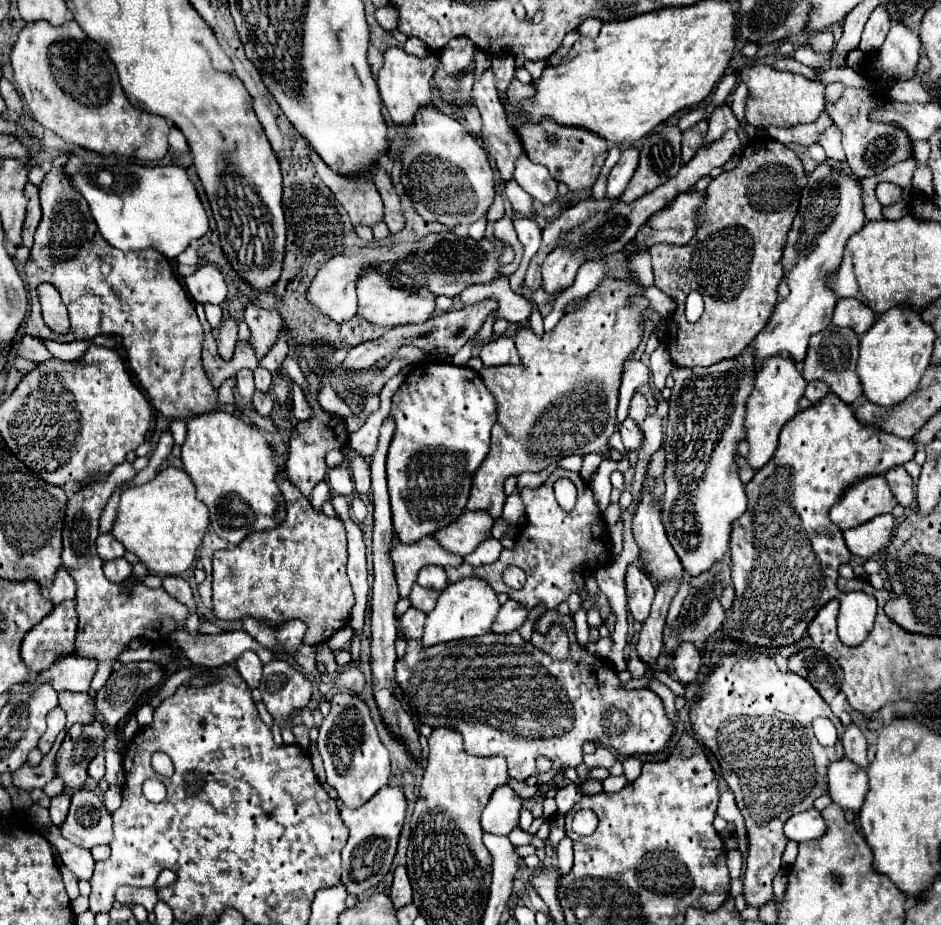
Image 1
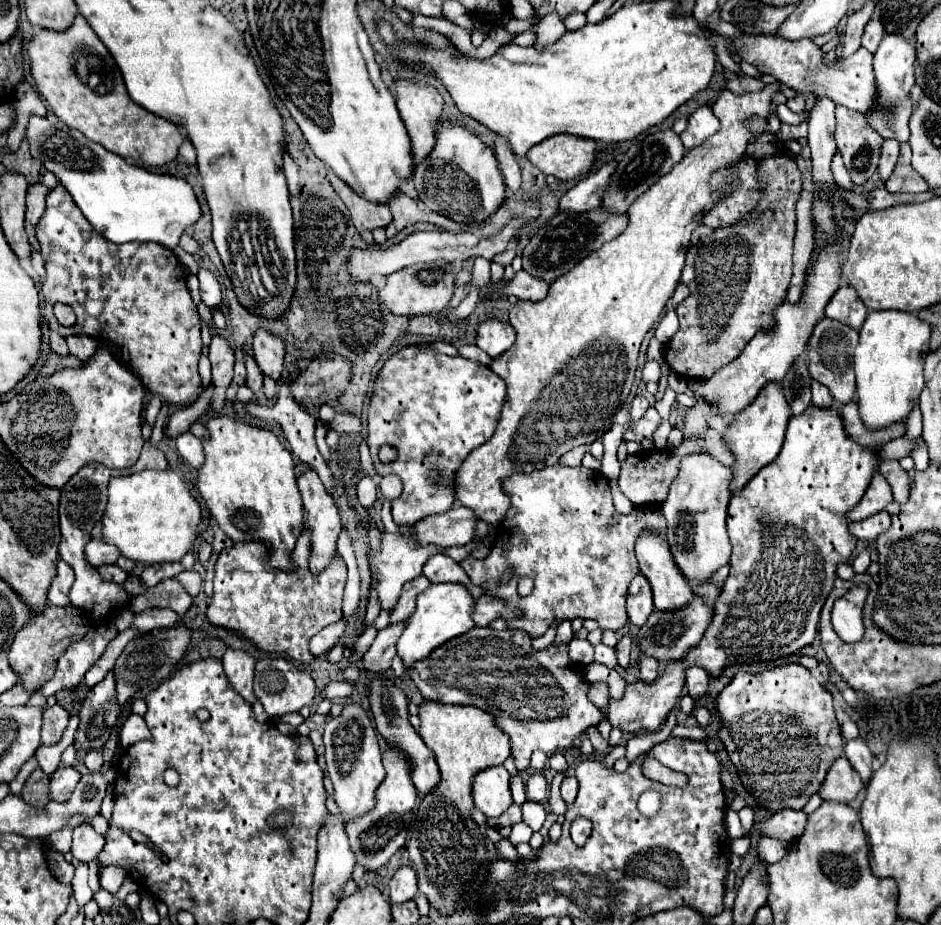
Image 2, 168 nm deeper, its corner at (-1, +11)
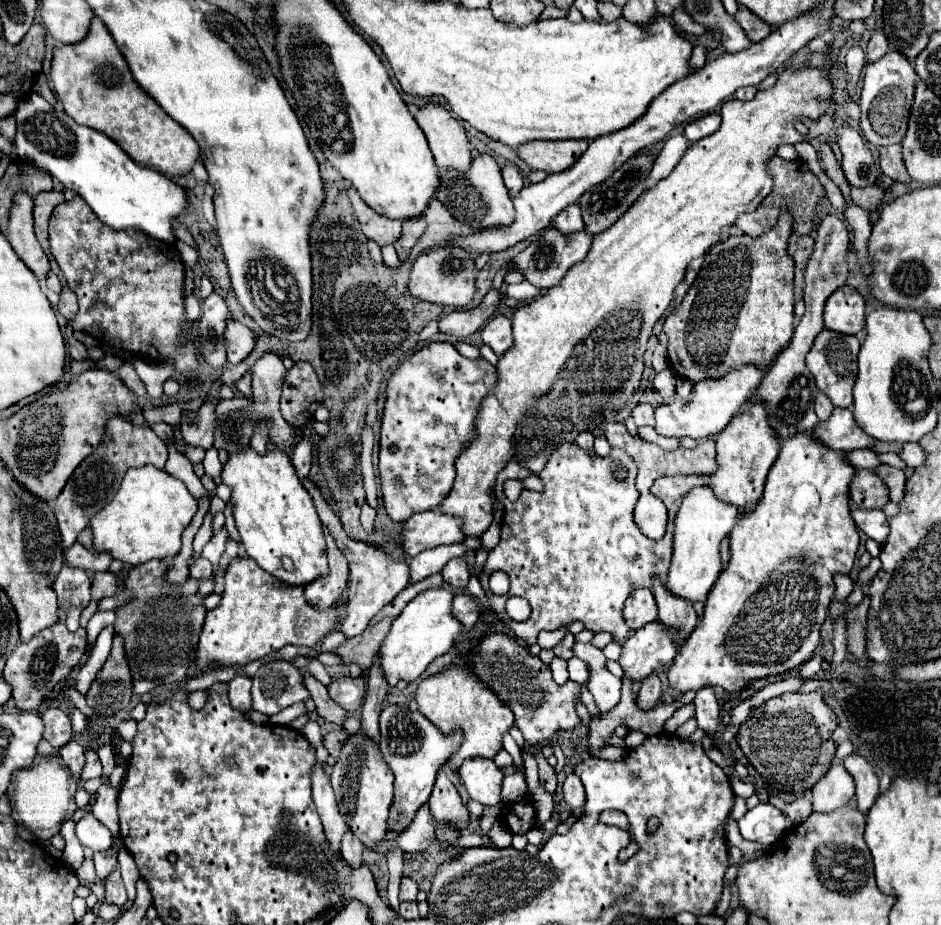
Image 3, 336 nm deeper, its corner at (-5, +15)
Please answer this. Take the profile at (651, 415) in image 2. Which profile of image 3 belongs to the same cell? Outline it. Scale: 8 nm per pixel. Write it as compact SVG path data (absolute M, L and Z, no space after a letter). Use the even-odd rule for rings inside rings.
M751 364L743 368L731 368L731 372L727 372L719 380L697 382L693 386L691 398L685 404L679 398L673 398L669 404L661 404L655 408L655 430L663 436L675 436L675 438L691 436L695 440L719 434L735 414L745 410L745 404L751 402L751 396L757 392L765 374L767 374L765 368Z

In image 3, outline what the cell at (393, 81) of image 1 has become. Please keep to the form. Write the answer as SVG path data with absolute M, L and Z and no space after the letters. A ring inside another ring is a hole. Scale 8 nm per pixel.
M429 102L415 114L419 128L425 132L435 164L465 172L471 164L471 146L461 124L441 102Z

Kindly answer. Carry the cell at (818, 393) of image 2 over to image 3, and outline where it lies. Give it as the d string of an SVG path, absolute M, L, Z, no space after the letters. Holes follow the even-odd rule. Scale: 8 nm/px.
M819 392L817 394L817 400L815 400L815 412L817 412L817 418L819 420L827 420L829 416L831 416L831 412L833 412L833 404L831 404L831 400L827 400L827 396L823 394L823 392Z

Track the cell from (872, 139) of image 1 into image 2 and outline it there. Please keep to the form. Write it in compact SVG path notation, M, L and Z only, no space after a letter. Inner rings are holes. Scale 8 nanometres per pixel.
M837 108L835 118L835 142L843 156L845 168L849 170L853 184L865 184L877 172L883 138L867 124L865 116L859 112Z

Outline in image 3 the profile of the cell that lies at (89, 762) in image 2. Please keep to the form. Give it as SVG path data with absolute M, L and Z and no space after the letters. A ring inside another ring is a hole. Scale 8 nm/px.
M89 750L87 752L87 762L85 762L85 768L81 772L81 778L87 780L87 778L97 778L101 776L101 760L97 756L95 750Z

